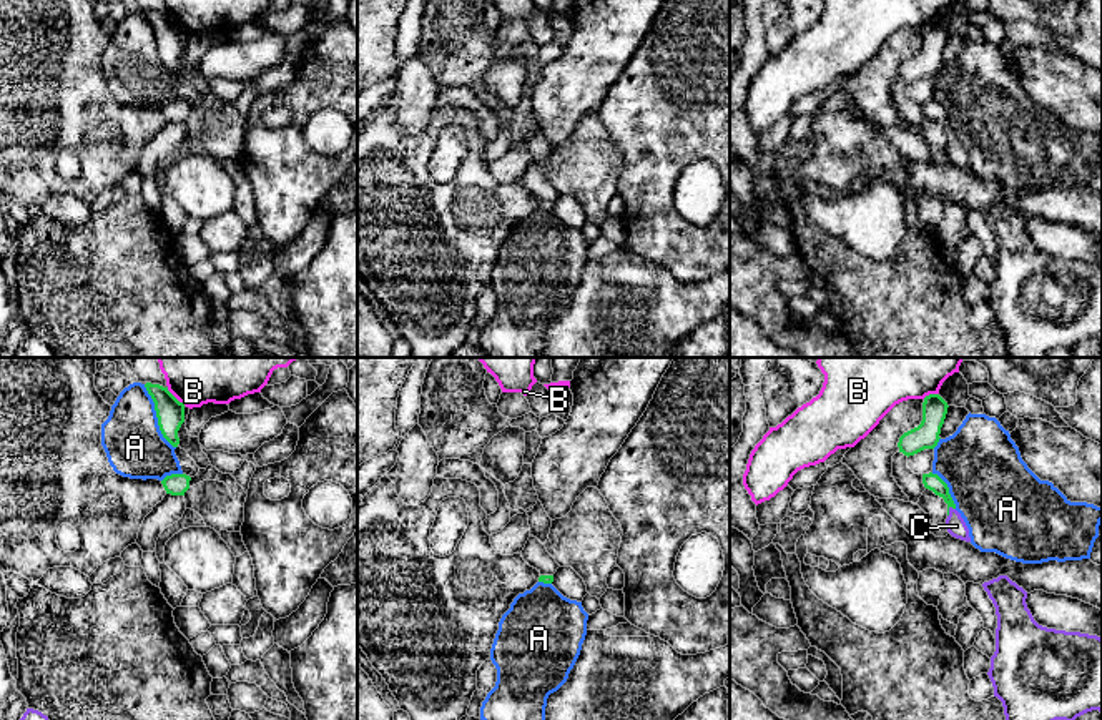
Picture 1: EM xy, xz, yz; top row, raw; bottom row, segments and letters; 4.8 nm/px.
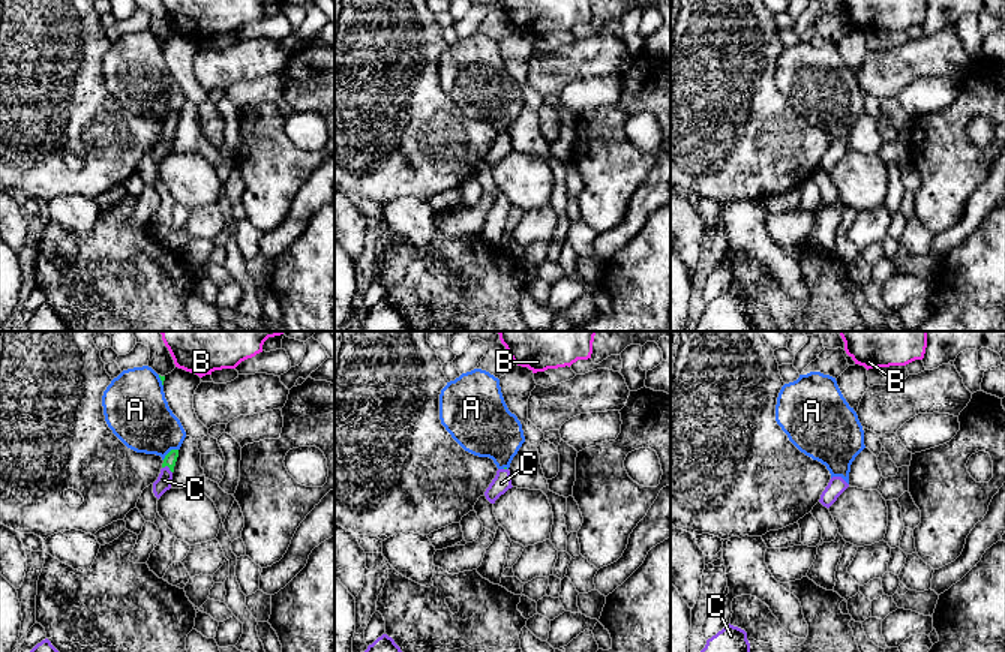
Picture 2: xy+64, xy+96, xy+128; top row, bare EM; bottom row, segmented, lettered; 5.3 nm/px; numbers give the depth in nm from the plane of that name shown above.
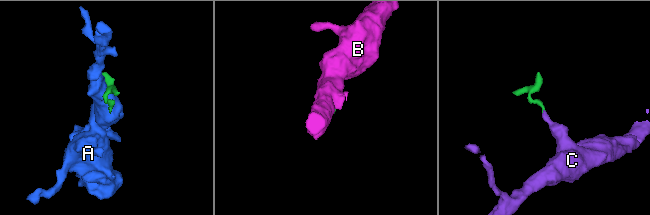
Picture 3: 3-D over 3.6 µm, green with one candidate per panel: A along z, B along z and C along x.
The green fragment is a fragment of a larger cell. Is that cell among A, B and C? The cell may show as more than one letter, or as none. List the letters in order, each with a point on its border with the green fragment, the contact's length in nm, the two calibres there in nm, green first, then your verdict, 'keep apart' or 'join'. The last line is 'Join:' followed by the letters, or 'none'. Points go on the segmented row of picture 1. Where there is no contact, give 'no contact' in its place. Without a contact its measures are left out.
A: xy (157, 416) | 340 nm | 140/280 nm | keep apart
B: xy (175, 398) | 130 nm | 140/440 nm | keep apart
C: yz (948, 511) | 60 nm | 80/90 nm | join
Join: C

